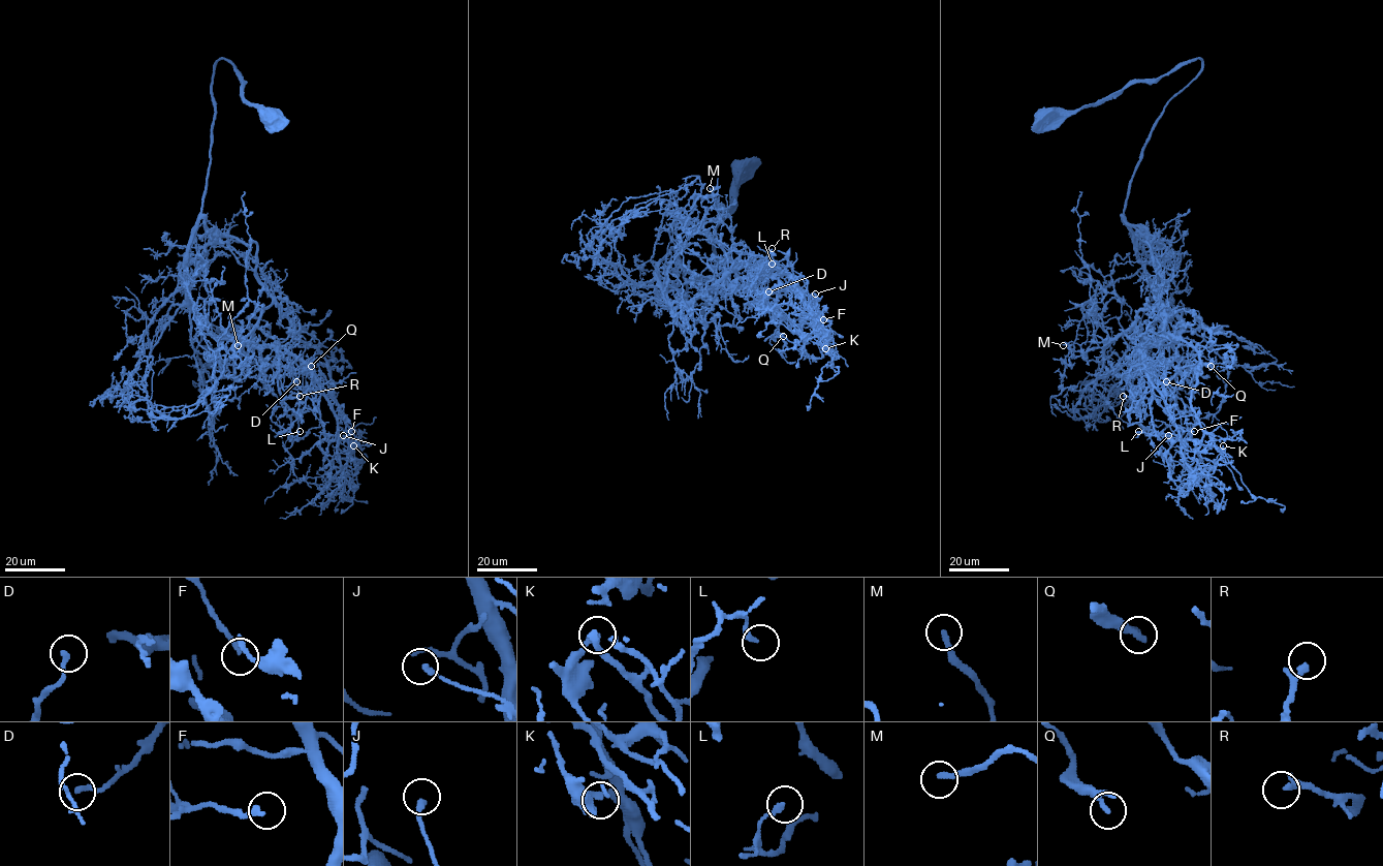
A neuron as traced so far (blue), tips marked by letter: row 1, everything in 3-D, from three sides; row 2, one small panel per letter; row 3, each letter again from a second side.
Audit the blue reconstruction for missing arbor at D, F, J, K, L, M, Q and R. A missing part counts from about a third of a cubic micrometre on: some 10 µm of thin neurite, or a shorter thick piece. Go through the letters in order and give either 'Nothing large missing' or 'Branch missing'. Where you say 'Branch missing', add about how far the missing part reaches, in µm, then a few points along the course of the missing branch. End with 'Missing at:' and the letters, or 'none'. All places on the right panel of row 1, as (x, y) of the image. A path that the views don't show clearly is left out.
D: Nothing large missing
F: Nothing large missing
J: Nothing large missing
K: Nothing large missing
L: Nothing large missing
M: Branch missing. Missing length about 15 µm
Q: Nothing large missing
R: Nothing large missing
Missing at: M

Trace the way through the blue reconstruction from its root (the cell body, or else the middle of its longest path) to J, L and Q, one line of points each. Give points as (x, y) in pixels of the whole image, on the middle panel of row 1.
J: (743, 171), (686, 327), (674, 247), (764, 290), (746, 304), (815, 294)
L: (743, 171), (686, 327), (674, 247), (741, 288), (772, 264)
Q: (743, 171), (715, 234), (713, 294), (692, 323), (684, 321), (674, 247), (687, 271), (764, 290), (783, 336)

